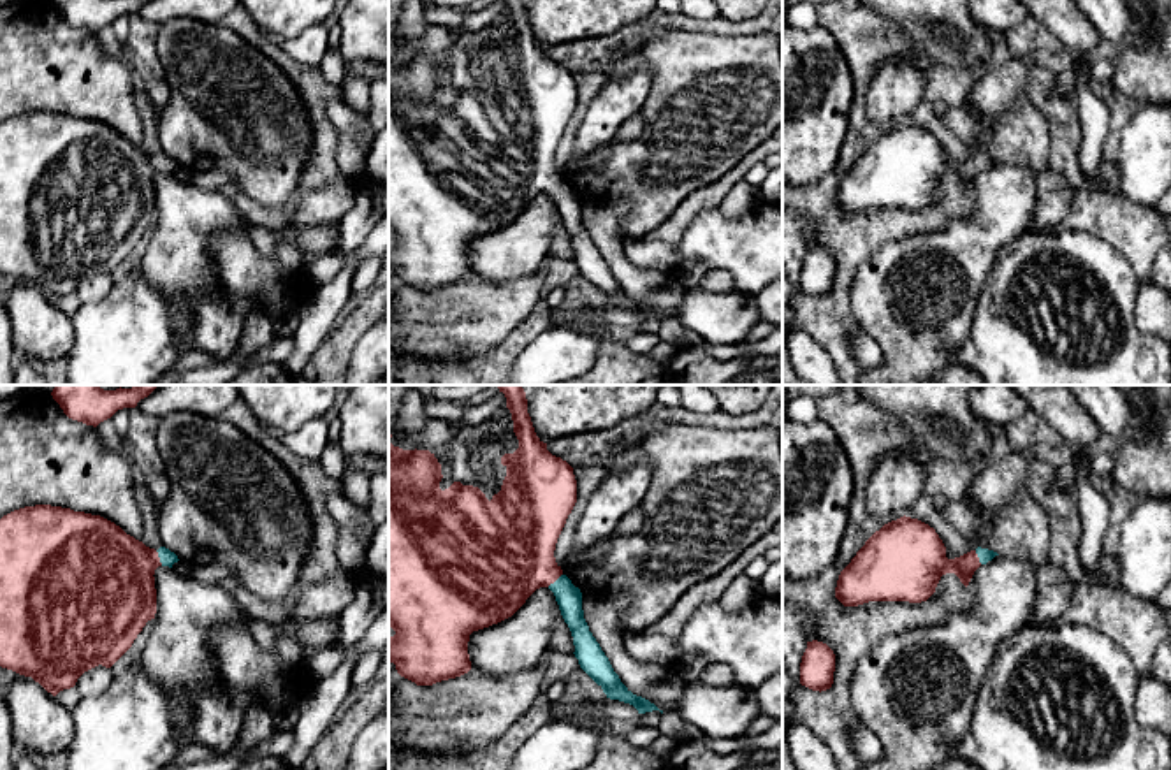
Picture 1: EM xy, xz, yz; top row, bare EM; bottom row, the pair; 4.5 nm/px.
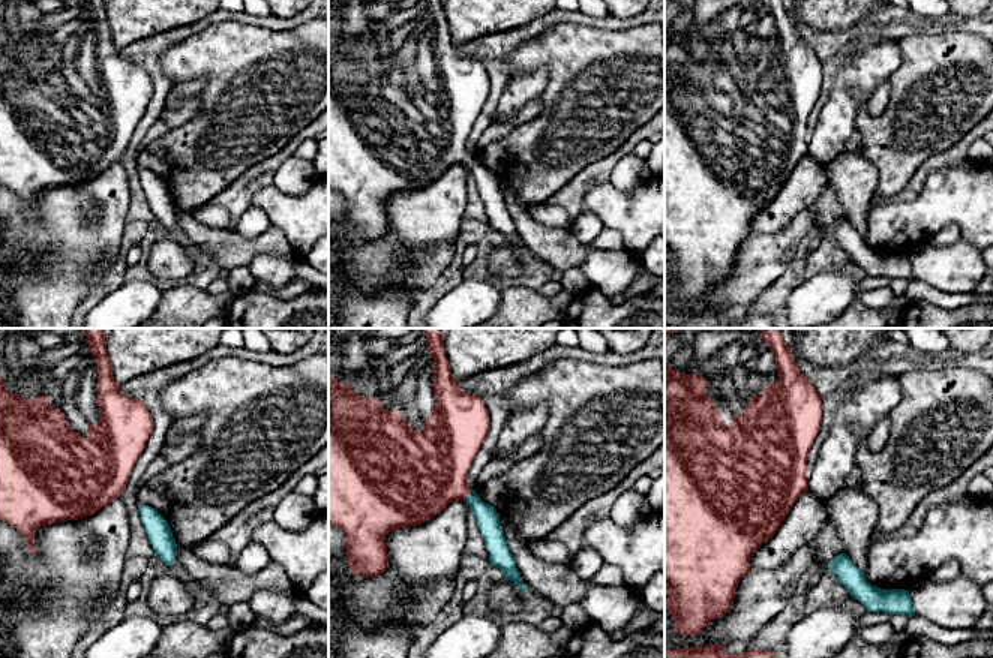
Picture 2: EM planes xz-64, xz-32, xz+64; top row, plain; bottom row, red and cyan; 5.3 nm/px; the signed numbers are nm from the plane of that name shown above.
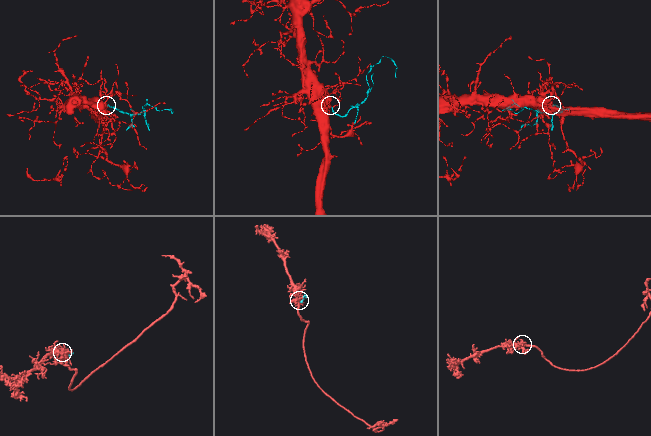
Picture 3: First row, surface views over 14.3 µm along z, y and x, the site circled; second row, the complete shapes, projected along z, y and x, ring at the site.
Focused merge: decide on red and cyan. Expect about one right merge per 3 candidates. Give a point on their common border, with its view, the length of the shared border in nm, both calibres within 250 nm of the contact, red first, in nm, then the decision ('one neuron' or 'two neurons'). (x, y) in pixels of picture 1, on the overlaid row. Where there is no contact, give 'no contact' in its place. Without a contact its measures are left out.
contact xy (159, 558); length 80 nm; calibres 420 and 70 nm; one neuron

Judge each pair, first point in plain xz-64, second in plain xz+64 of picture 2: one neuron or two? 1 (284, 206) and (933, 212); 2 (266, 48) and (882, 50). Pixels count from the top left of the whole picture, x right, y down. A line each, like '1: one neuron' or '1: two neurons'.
1: one neuron
2: two neurons

